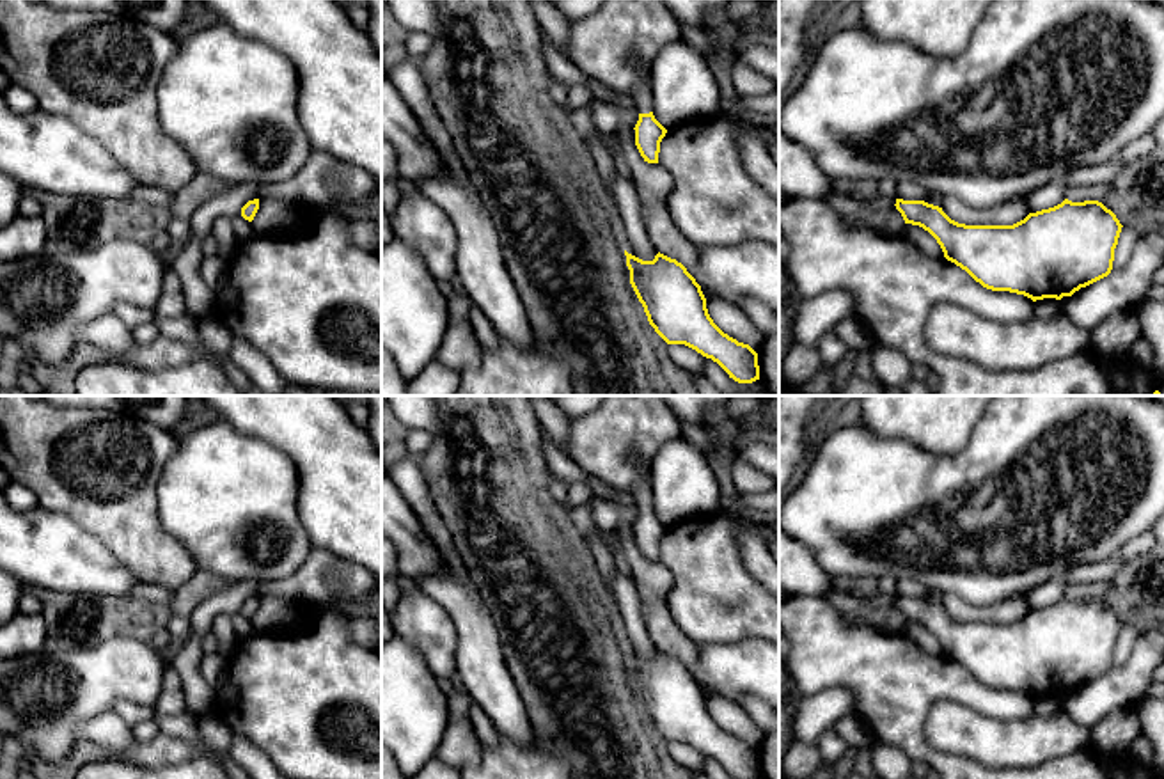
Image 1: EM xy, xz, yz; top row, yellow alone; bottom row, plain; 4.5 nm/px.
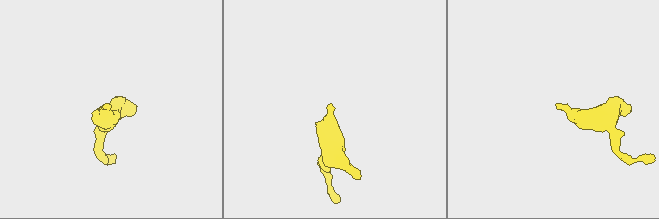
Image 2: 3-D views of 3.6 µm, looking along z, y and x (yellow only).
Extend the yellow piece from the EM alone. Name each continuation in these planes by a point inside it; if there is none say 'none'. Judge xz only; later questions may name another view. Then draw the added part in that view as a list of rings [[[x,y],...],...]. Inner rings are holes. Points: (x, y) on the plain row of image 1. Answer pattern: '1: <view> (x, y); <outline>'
1: xz (641, 490); [[[639,476],[630,488],[630,495],[639,511],[653,509],[653,486],[649,476]]]

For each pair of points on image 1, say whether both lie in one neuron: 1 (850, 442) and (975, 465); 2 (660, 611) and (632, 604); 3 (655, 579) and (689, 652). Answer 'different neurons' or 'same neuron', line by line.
1: same neuron
2: different neurons
3: same neuron

